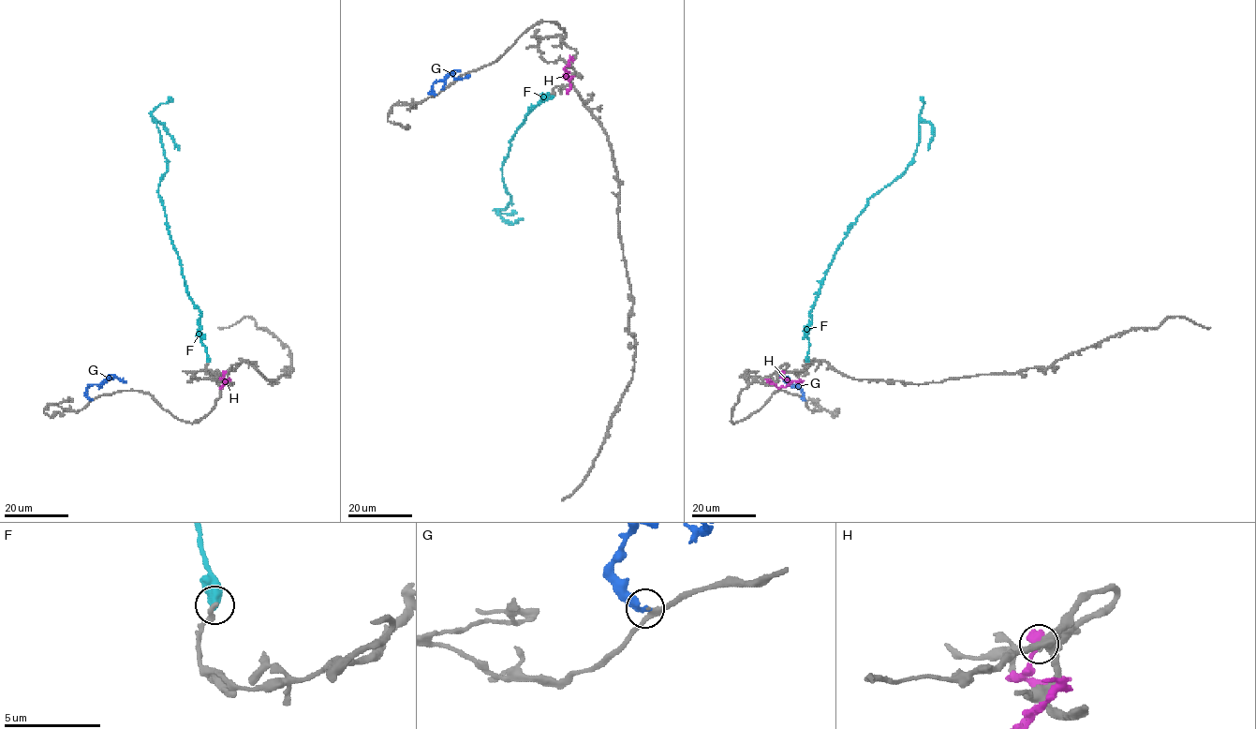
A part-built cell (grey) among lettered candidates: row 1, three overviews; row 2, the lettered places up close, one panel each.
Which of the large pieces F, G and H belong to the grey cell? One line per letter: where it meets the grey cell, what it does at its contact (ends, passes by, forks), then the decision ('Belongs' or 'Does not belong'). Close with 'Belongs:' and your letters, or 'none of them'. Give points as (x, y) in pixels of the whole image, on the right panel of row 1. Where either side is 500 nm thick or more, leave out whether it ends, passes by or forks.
F: Touches grey at (805, 361). Does not belong
G: Touches grey at (804, 399). It ends there. Belongs
H: Touches grey at (782, 373). Does not belong
Belongs: G

